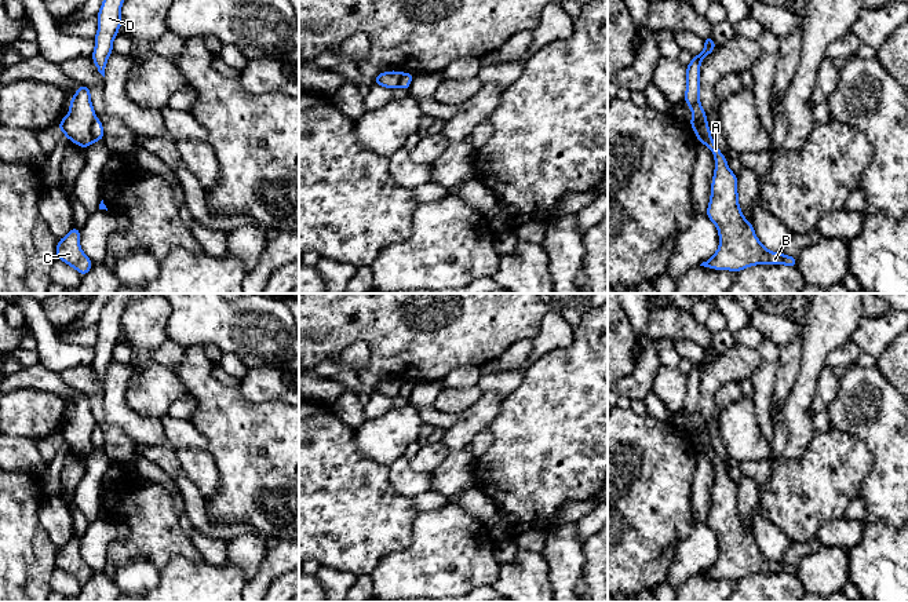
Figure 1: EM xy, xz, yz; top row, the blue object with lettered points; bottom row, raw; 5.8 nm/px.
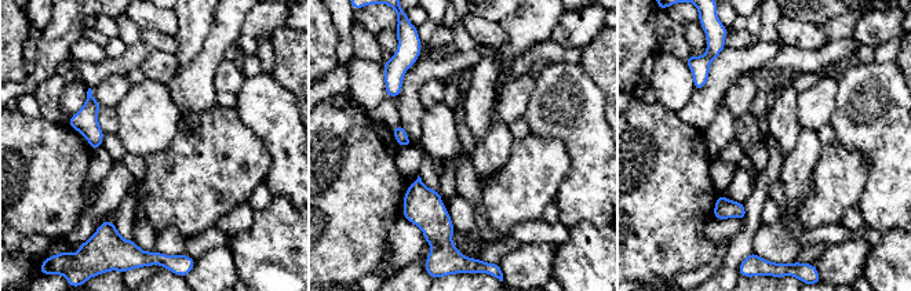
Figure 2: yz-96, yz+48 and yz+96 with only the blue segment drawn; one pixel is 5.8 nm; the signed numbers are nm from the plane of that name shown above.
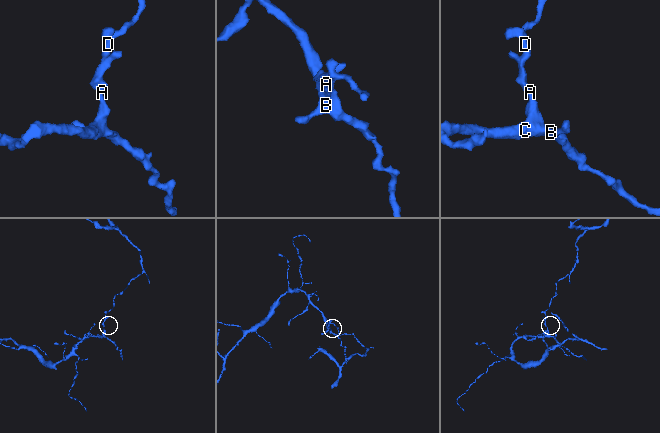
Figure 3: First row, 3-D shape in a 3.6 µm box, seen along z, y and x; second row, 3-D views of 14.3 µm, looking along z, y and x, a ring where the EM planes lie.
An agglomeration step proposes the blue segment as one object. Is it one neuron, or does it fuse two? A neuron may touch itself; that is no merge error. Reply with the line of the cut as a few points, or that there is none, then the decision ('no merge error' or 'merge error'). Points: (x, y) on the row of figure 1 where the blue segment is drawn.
cut yz (706, 120), (696, 124), (703, 142); merge error

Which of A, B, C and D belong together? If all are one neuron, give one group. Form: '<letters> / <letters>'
A B C / D

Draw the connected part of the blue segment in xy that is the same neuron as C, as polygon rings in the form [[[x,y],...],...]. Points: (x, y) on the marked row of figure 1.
[[[72,227],[70,231],[56,242],[55,258],[76,269],[83,277],[92,269],[92,260],[83,252],[80,247],[79,227]]]

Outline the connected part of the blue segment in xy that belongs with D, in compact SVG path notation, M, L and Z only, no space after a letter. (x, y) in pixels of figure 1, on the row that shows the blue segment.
M102 0L101 10L96 14L98 32L94 36L95 48L91 58L103 77L107 59L113 52L113 40L123 25L120 14L123 3L124 0Z

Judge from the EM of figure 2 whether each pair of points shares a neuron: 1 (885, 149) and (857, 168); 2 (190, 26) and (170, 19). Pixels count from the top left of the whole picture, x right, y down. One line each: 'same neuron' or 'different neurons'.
1: different neurons
2: different neurons

